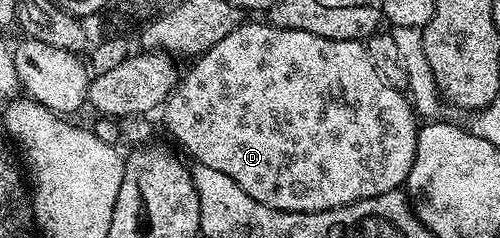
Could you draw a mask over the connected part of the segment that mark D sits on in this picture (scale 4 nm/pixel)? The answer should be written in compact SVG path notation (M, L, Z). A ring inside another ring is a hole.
M243 23L236 27L236 31L232 31L232 35L220 39L216 47L202 54L191 65L194 66L187 73L185 70L181 74L177 87L170 93L166 104L161 106L162 121L166 124L167 131L178 140L177 148L191 162L212 167L212 171L224 171L224 175L228 175L228 179L235 181L245 193L252 195L252 199L280 211L315 213L344 207L359 199L384 195L388 191L402 189L405 186L406 176L408 171L412 171L416 155L420 121L407 94L401 89L393 89L376 71L376 67L372 67L372 59L368 59L368 51L362 41L328 39L312 35L308 31L281 29L269 23L263 25Z

